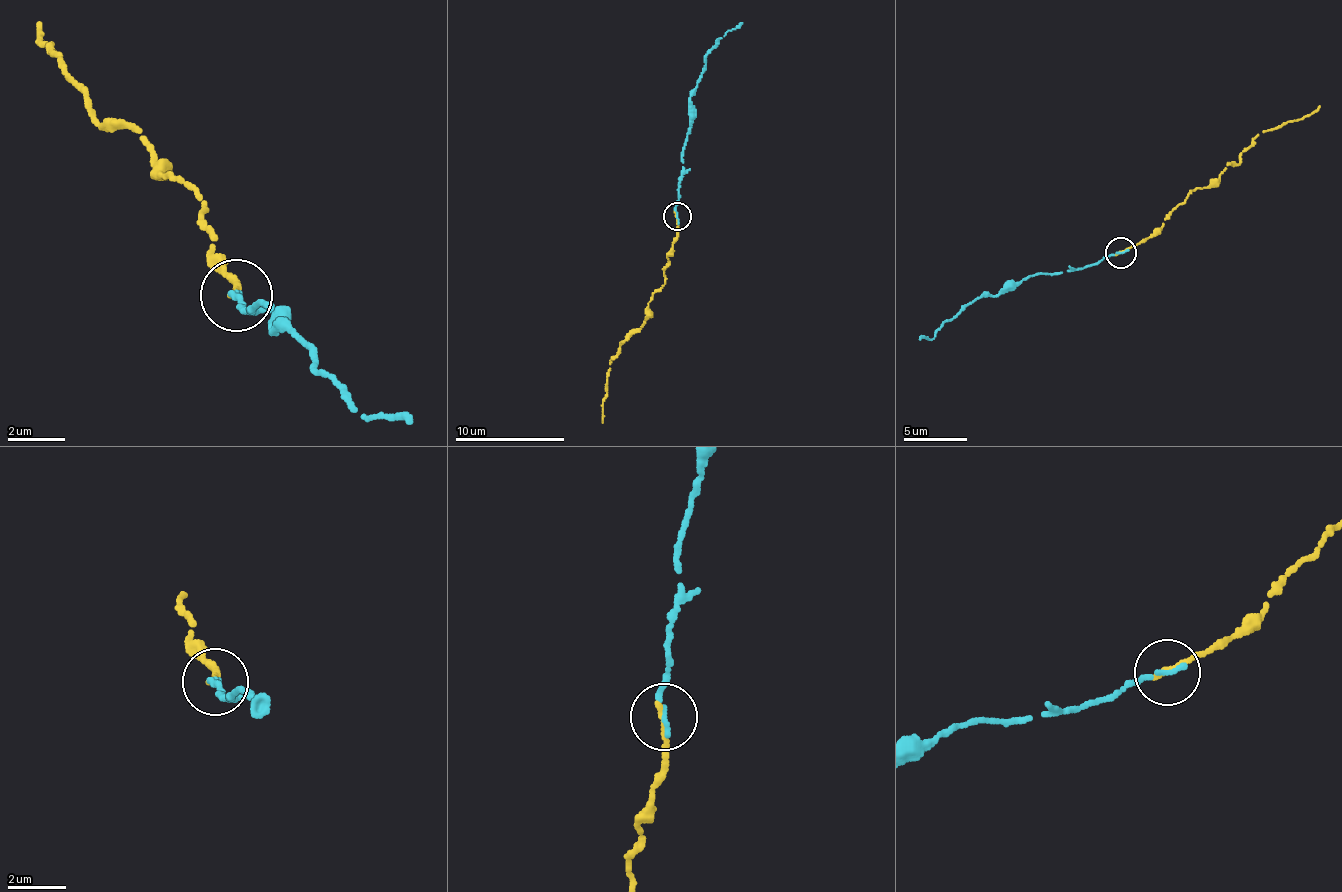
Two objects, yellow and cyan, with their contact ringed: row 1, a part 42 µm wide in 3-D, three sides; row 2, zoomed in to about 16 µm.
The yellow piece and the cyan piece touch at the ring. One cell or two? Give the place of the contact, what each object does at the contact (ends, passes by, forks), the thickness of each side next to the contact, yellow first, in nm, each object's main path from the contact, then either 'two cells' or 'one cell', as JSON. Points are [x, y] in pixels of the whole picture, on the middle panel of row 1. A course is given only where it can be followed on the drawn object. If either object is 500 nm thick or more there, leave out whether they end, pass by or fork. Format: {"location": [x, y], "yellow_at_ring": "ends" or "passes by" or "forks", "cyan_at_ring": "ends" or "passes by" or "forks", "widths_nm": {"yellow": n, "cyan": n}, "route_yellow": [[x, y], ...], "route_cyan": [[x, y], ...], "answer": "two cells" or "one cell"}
{"location": [677, 216], "yellow_at_ring": "ends", "cyan_at_ring": "ends", "widths_nm": {"yellow": 200, "cyan": 200}, "route_yellow": [[677, 217], [677, 238], [663, 272], [665, 283], [651, 297], [646, 322], [609, 361], [603, 422]], "route_cyan": [[677, 217], [678, 184], [692, 90], [706, 54], [718, 39], [743, 23]], "answer": "one cell"}

